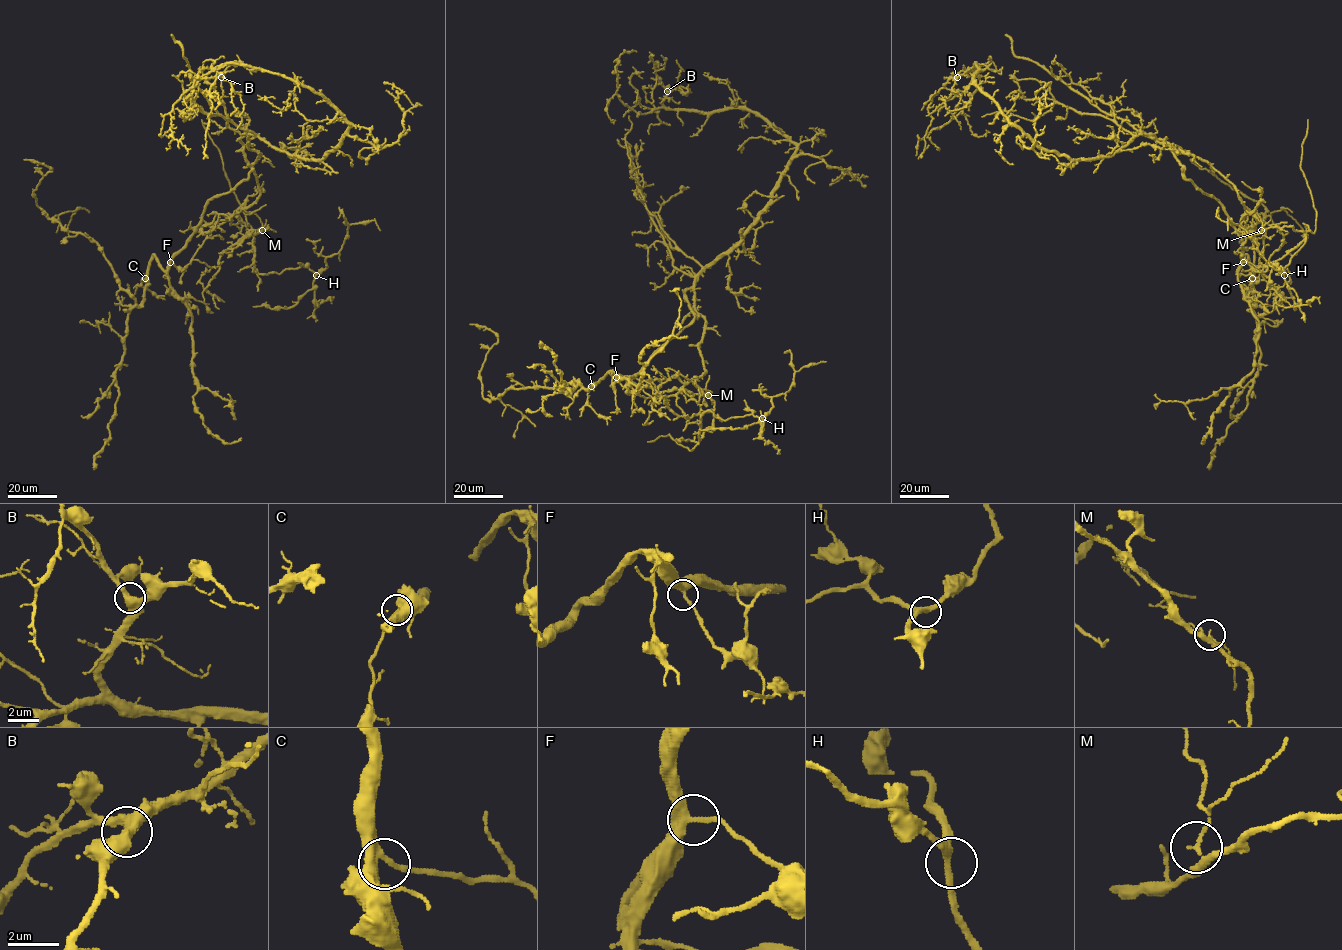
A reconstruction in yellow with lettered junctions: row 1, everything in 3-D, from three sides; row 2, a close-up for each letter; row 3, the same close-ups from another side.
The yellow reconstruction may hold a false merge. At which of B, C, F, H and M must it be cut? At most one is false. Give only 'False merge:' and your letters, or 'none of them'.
False merge: M

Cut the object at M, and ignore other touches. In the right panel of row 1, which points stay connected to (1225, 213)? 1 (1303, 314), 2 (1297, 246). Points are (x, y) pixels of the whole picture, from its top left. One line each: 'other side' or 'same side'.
1: other side
2: other side

